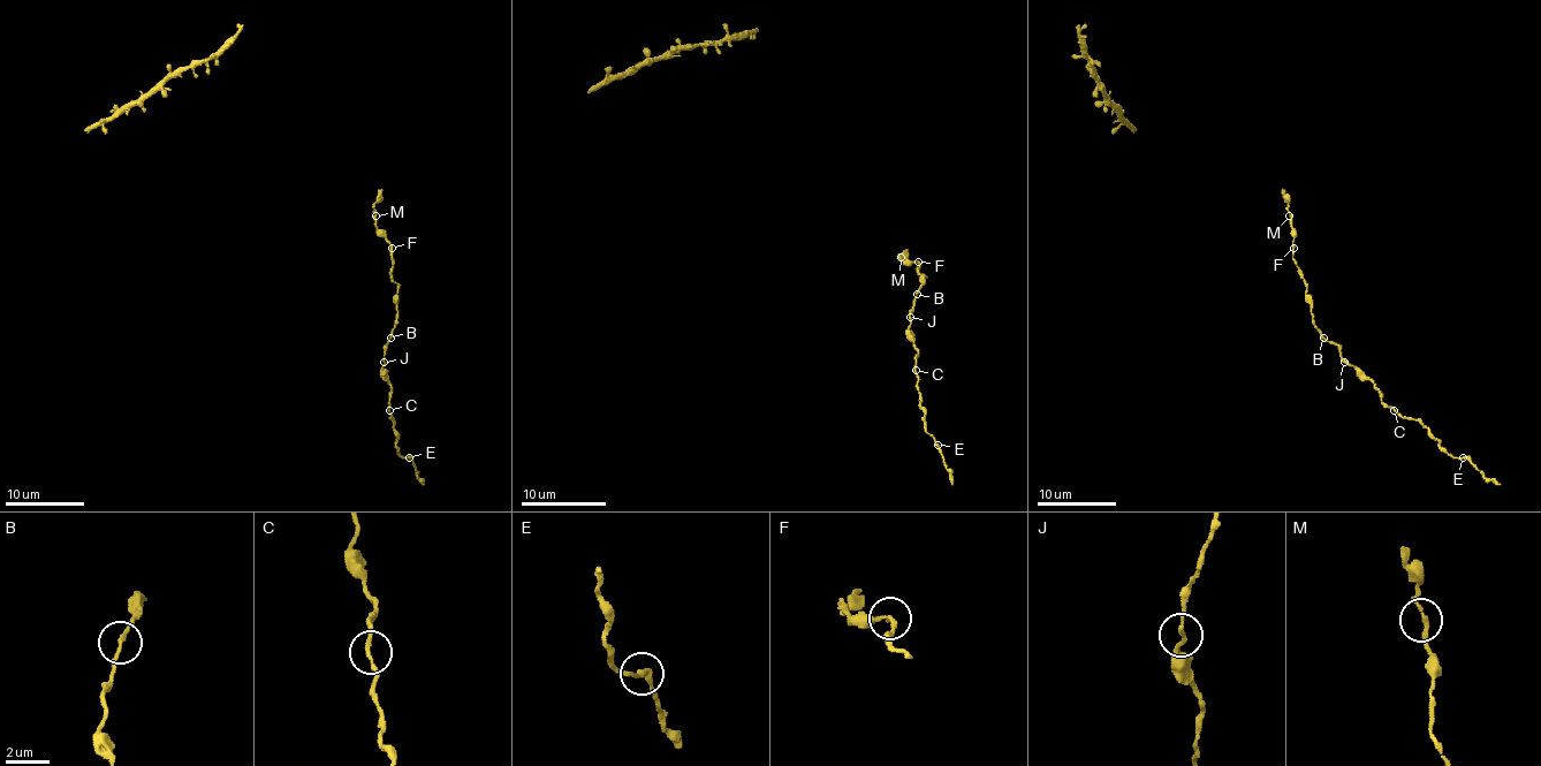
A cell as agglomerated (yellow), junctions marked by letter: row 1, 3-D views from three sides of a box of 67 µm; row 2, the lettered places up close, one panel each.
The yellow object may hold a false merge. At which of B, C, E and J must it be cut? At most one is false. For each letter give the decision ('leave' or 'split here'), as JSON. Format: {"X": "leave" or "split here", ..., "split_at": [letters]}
{"B": "leave", "C": "leave", "E": "leave", "J": "leave", "split_at": []}

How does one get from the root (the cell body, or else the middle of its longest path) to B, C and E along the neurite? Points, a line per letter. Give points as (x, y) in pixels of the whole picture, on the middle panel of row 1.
B: (905, 249), (898, 255), (901, 259), (918, 262), (918, 270), (924, 277), (916, 294)
C: (905, 249), (901, 259), (918, 262), (924, 277), (910, 310), (910, 338), (918, 351), (916, 370)
E: (905, 249), (901, 259), (918, 262), (924, 277), (910, 310), (910, 338), (918, 351), (924, 427), (938, 445)

